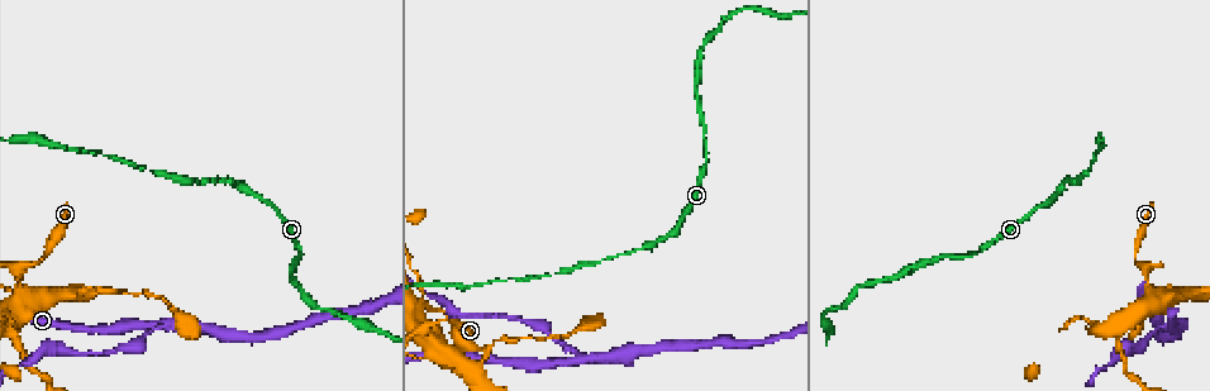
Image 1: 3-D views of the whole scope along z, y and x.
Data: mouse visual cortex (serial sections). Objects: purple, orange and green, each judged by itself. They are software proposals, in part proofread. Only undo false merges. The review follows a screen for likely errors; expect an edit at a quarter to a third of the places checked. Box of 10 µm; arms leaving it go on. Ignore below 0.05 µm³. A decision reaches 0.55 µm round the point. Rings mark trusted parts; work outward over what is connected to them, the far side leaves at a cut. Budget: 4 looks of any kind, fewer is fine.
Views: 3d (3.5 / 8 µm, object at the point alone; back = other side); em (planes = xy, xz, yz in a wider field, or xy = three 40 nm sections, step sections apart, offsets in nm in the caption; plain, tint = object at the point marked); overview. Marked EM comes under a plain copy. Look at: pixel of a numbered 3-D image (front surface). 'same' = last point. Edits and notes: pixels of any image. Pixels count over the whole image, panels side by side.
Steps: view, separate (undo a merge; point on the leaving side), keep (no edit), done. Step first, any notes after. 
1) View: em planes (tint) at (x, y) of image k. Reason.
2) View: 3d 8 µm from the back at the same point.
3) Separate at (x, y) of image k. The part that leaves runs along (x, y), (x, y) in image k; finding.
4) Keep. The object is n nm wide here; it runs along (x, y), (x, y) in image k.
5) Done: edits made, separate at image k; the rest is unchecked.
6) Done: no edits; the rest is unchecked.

View: 3d 3.5 µm at (23, 264) of image 1. Thin neck.

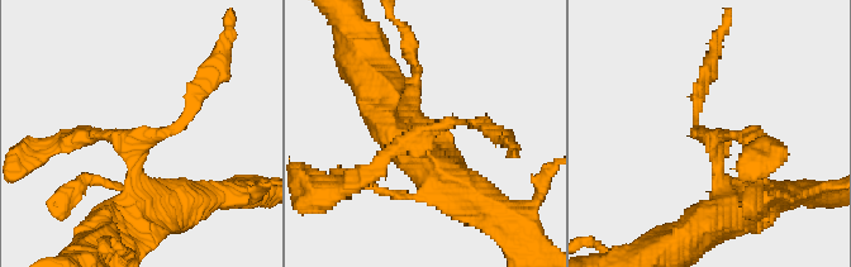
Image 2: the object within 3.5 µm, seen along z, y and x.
View: em xy step 5 (tint) at (423, 135) of image 2. Need the tissue.

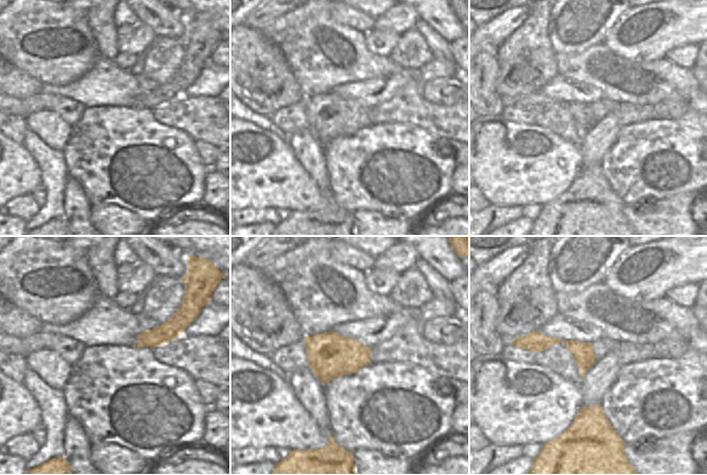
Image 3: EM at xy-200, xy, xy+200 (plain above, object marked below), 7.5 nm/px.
View: em xy step 2 (tint) at the same point.

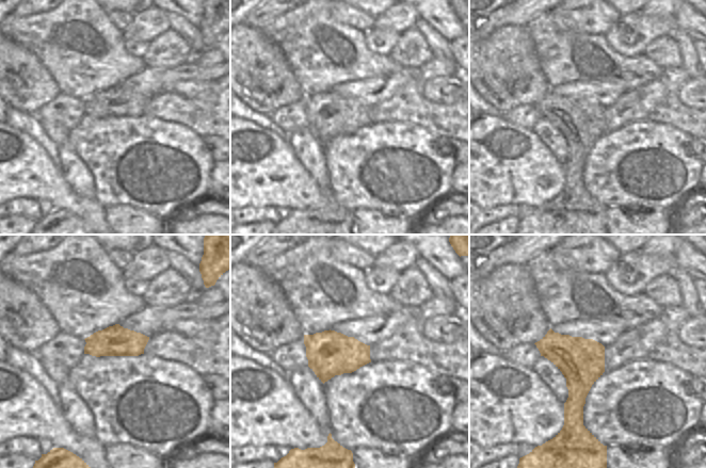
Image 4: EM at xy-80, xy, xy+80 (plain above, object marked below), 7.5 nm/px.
Keep. It runs along (700, 91), (698, 134), (740, 204) in image 2; continuous, no second cell.

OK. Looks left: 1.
View: 3d 3.5 µm at (1067, 181) of image 1. Thick turns thin.

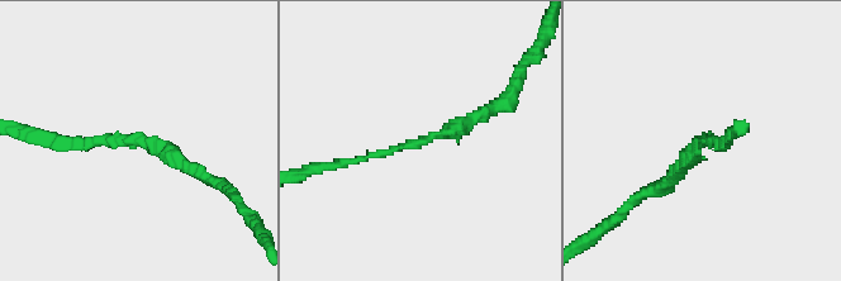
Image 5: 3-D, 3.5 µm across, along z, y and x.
Keep. It runs along (481, 114), (443, 134), (331, 166) in image 5; one cell here.

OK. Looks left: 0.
Done: no edits; the rest is unchecked.

